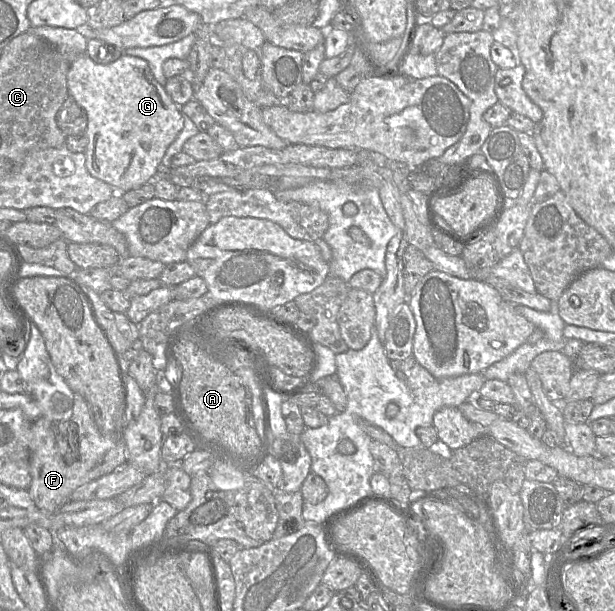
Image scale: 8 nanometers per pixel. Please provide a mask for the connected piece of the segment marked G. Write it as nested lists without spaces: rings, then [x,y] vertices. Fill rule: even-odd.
[[[82,54],[71,63],[67,74],[67,83],[69,95],[72,96],[77,104],[87,113],[88,123],[85,134],[88,138],[88,144],[84,153],[86,156],[85,166],[88,172],[93,177],[109,184],[119,193],[137,189],[146,183],[152,182],[158,175],[158,165],[160,164],[167,148],[176,139],[180,131],[183,129],[184,120],[180,107],[178,107],[171,100],[171,98],[165,92],[164,87],[162,87],[155,80],[147,61],[139,57],[123,54],[114,62],[111,62],[109,64],[98,64],[94,62],[89,57],[89,55]]]

